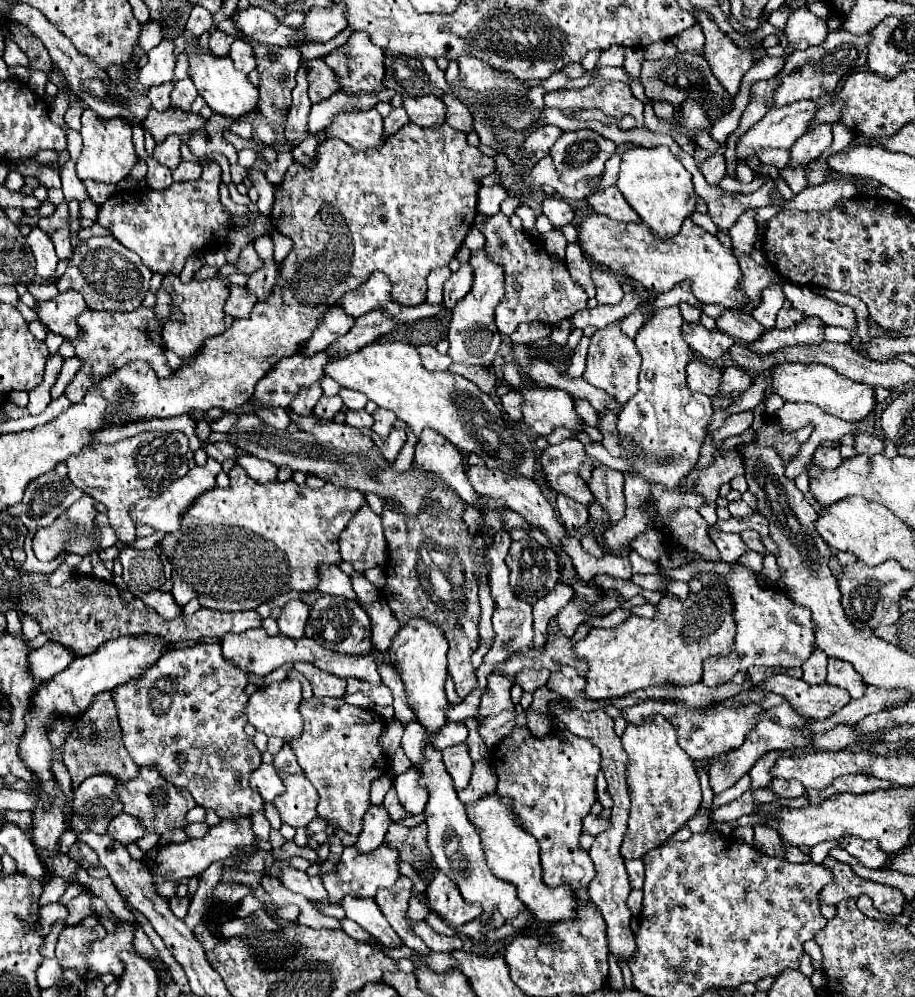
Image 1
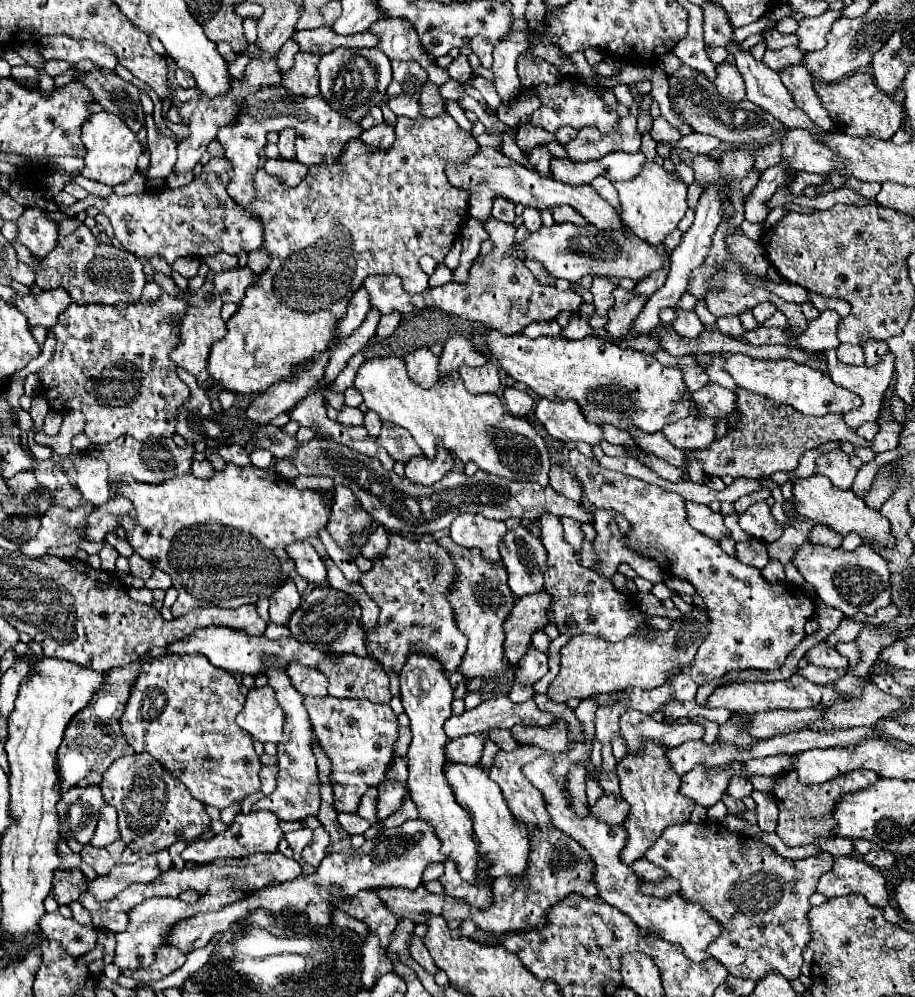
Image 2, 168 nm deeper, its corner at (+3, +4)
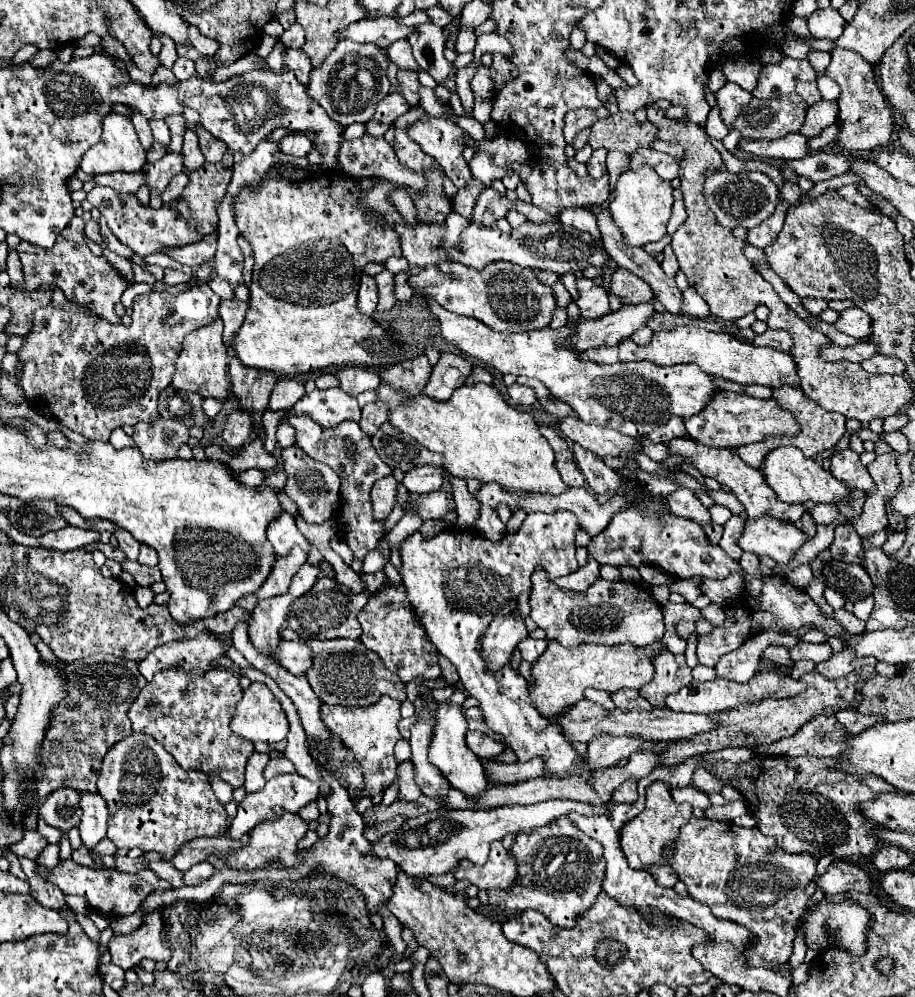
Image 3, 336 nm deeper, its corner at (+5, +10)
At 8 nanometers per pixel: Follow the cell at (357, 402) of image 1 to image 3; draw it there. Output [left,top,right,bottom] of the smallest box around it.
[334,366,380,396]

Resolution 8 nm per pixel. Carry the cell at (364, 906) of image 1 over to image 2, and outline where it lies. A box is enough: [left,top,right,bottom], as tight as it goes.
[410,934,438,974]

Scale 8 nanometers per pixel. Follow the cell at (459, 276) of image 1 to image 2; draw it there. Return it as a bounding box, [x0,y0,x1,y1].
[452,218,488,282]

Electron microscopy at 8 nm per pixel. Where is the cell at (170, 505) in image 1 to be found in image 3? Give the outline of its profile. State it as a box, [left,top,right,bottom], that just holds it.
[40,526,96,552]

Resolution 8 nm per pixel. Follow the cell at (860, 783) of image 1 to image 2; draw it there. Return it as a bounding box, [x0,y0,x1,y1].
[774,770,878,846]

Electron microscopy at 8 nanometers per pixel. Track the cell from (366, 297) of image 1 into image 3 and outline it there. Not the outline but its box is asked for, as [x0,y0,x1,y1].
[408,262,556,332]

